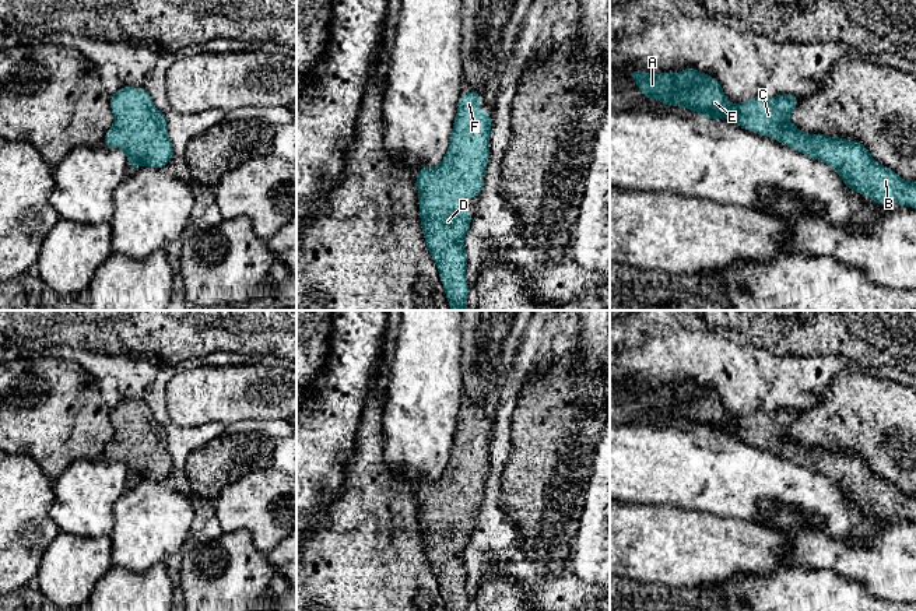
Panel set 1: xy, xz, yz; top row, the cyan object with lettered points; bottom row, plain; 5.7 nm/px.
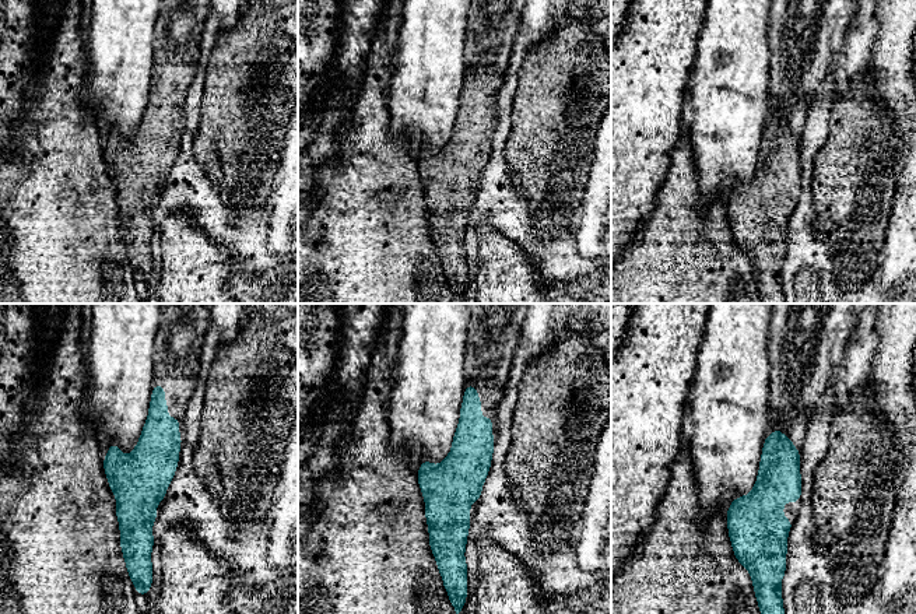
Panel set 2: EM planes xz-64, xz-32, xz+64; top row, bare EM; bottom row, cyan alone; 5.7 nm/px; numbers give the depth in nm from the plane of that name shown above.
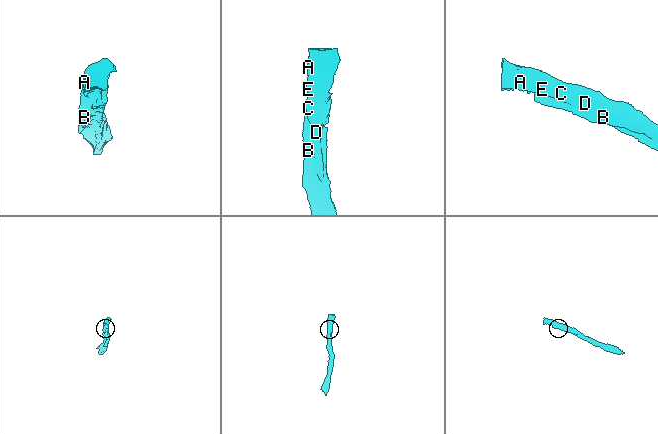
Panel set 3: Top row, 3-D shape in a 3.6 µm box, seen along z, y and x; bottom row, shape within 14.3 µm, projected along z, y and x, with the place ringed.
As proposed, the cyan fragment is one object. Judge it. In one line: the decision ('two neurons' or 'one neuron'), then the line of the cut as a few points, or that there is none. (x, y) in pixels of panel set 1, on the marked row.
one neuron; no cut

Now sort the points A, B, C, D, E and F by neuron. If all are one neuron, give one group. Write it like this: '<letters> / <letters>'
A B C D E F

